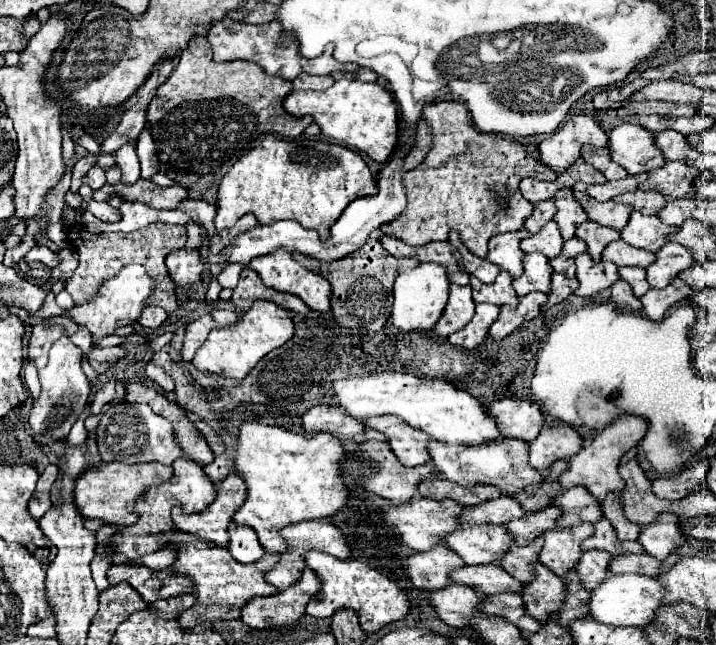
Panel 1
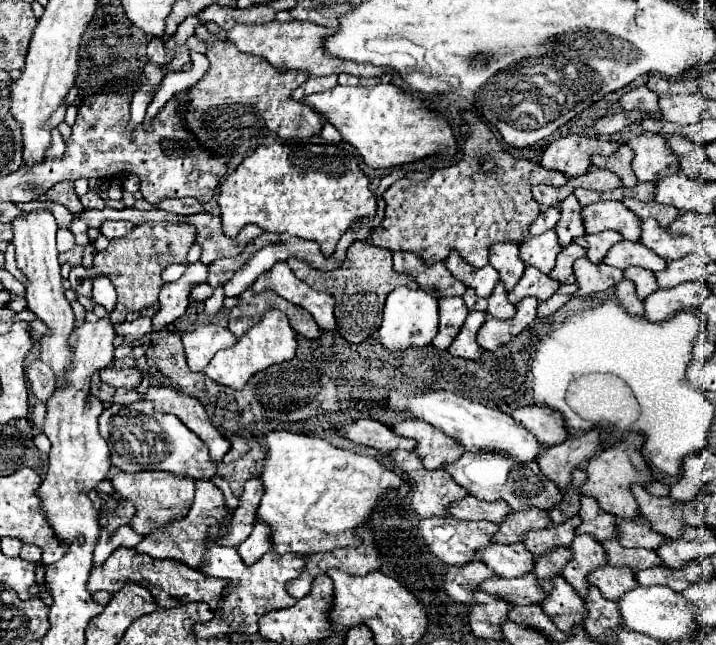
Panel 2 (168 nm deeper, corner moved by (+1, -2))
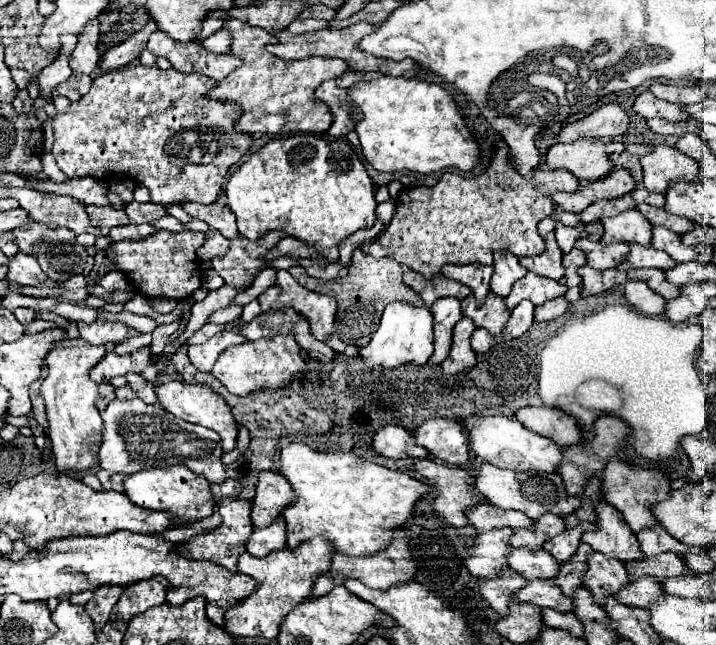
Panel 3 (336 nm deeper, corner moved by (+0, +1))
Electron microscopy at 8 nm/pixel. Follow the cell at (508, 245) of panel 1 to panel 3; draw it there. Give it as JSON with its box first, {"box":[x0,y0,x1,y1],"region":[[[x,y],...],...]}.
{"box":[491,250,527,298],"region":[[[505,250],[495,252],[493,266],[495,266],[495,272],[493,272],[493,280],[491,280],[491,292],[495,292],[497,296],[503,296],[503,298],[511,292],[511,286],[527,274],[527,270],[519,264],[517,256],[513,256],[511,252],[505,252]]]}

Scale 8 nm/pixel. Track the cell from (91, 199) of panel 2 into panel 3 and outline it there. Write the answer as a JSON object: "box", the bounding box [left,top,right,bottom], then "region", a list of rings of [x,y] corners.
{"box":[87,206,129,236],"region":[[[89,206],[87,214],[93,220],[93,224],[97,224],[101,228],[101,232],[105,236],[109,234],[109,228],[129,222],[129,218],[125,216],[123,210],[115,210],[115,208],[109,208],[109,206],[103,206],[103,208],[101,206]]]}

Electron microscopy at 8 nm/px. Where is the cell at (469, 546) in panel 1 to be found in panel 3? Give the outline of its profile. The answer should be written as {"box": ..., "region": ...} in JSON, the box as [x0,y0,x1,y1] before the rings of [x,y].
{"box":[507,548,557,580],"region":[[[513,548],[507,554],[507,566],[519,572],[527,580],[535,578],[553,578],[557,574],[557,560],[549,556],[543,548],[529,550],[529,548]]]}

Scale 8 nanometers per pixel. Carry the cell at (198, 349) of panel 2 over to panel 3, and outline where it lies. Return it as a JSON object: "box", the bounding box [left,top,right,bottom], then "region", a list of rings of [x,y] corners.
{"box":[189,330,245,372],"region":[[[223,330],[199,346],[189,346],[189,360],[193,362],[193,366],[197,370],[211,372],[217,356],[223,350],[227,350],[229,346],[235,346],[235,344],[243,344],[243,342],[245,342],[245,338],[239,332]]]}

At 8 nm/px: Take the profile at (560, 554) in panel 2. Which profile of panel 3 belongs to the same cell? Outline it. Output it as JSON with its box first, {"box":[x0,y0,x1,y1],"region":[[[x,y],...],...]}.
{"box":[555,542,591,596],"region":[[[581,542],[571,560],[559,564],[559,572],[555,576],[555,584],[565,592],[565,596],[573,596],[573,588],[581,586],[581,572],[585,568],[585,556],[591,552],[589,544]]]}

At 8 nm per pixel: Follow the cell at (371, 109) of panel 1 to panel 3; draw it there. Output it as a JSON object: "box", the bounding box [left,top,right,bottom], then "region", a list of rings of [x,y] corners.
{"box":[347,76,479,174],"region":[[[381,76],[369,82],[355,82],[347,90],[347,102],[351,104],[349,110],[353,118],[355,118],[355,112],[363,112],[363,118],[355,120],[355,132],[361,140],[363,156],[375,170],[381,170],[381,172],[413,170],[421,174],[431,174],[451,166],[459,170],[471,170],[479,160],[477,142],[471,138],[453,98],[439,84],[429,84],[417,78]]]}

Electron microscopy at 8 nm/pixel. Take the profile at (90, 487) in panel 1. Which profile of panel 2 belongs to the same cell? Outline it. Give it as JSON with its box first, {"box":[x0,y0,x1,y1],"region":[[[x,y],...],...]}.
{"box":[112,471,194,535],"region":[[[118,471],[112,479],[112,487],[122,499],[134,503],[136,515],[132,517],[132,529],[142,535],[150,535],[152,531],[158,531],[158,527],[182,519],[188,513],[188,507],[192,507],[194,499],[192,477],[164,473],[164,471],[140,471],[140,473]]]}

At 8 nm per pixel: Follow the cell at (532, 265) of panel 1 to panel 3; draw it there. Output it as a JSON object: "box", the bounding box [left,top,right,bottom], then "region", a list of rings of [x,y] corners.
{"box":[505,272,567,310],"region":[[[527,272],[527,276],[523,276],[521,280],[517,280],[513,284],[513,290],[505,298],[505,304],[509,310],[513,310],[521,300],[529,298],[535,306],[539,306],[539,304],[553,300],[565,292],[567,292],[565,284],[559,284],[557,280],[549,280],[549,278],[539,276],[535,272]]]}

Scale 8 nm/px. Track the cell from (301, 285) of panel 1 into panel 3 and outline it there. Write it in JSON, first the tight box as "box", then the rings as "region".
{"box":[259,270,359,356],"region":[[[277,270],[277,280],[273,286],[269,286],[259,298],[259,304],[261,304],[261,310],[281,310],[285,306],[289,308],[295,308],[297,312],[305,314],[309,318],[309,324],[311,324],[311,332],[313,336],[317,336],[321,342],[329,344],[335,352],[341,352],[345,356],[357,356],[359,350],[353,348],[351,344],[345,344],[335,332],[333,332],[333,320],[335,320],[335,312],[337,312],[337,302],[333,300],[333,296],[327,296],[327,294],[317,294],[317,292],[311,292],[307,290],[305,286],[301,286],[287,270]]]}

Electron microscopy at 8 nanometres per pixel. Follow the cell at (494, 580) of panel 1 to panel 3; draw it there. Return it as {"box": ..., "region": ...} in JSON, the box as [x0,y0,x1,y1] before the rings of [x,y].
{"box":[513,580,569,612],"region":[[[531,580],[521,590],[517,590],[513,598],[537,604],[541,608],[557,608],[559,612],[569,612],[569,598],[561,594],[553,580]]]}

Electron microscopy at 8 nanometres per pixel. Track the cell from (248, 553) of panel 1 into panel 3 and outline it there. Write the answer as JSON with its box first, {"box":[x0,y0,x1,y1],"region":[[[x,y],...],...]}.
{"box":[247,520,285,558],"region":[[[273,520],[273,524],[269,524],[267,528],[253,530],[247,542],[247,552],[255,558],[263,558],[273,550],[283,550],[283,548],[285,548],[285,522],[281,524],[279,520]]]}

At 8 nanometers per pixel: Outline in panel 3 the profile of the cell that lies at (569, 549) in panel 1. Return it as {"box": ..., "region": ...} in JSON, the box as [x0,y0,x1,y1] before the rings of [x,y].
{"box":[583,552,629,604],"region":[[[591,552],[587,556],[587,570],[583,574],[583,586],[593,594],[597,604],[619,588],[623,588],[629,578],[625,566],[619,560],[611,560],[601,552]]]}

